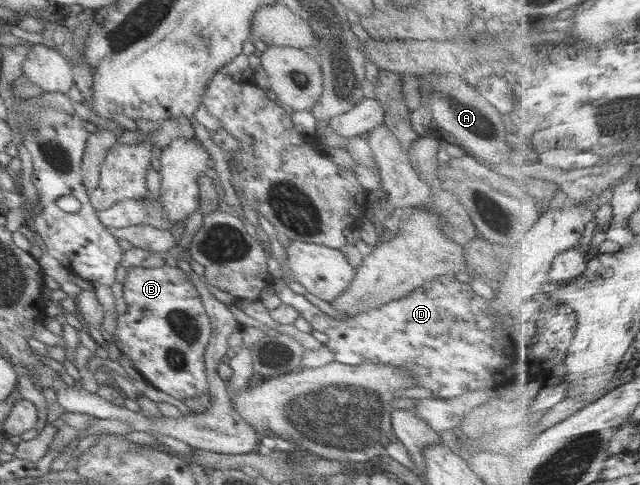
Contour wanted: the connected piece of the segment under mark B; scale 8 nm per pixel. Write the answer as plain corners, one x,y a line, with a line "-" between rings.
178,267
128,268
122,284
126,311
116,317
116,330
111,340
121,353
134,363
134,368
156,390
183,401
196,394
207,392
203,353
212,334
198,291

